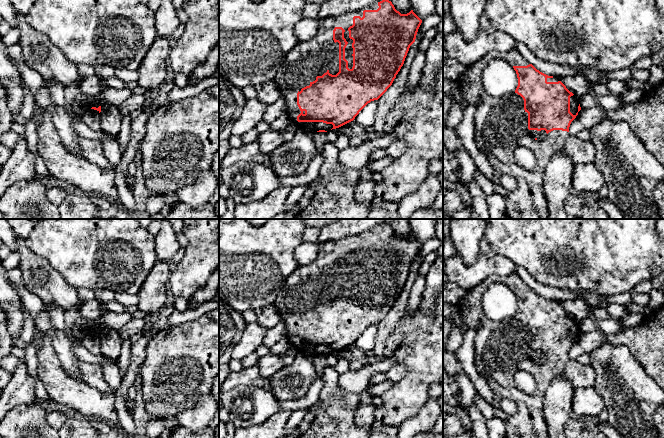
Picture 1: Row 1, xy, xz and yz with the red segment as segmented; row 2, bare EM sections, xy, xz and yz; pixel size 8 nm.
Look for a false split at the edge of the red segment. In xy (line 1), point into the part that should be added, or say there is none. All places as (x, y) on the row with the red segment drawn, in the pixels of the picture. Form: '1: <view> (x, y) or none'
1: none

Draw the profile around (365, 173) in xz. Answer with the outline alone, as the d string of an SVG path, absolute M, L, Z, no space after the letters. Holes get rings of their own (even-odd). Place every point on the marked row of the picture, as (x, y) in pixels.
M364 167L359 170L359 181L360 180L370 180L373 178L373 173L368 167Z

